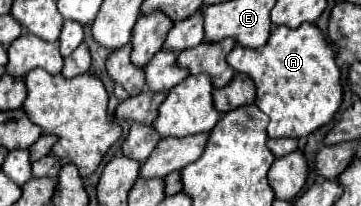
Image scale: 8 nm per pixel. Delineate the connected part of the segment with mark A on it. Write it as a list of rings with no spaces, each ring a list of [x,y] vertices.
[[[315,24],[299,28],[275,26],[261,50],[235,46],[227,56],[229,66],[249,74],[257,86],[255,104],[271,118],[269,138],[301,138],[331,122],[343,102],[341,70],[335,64],[335,50]]]

